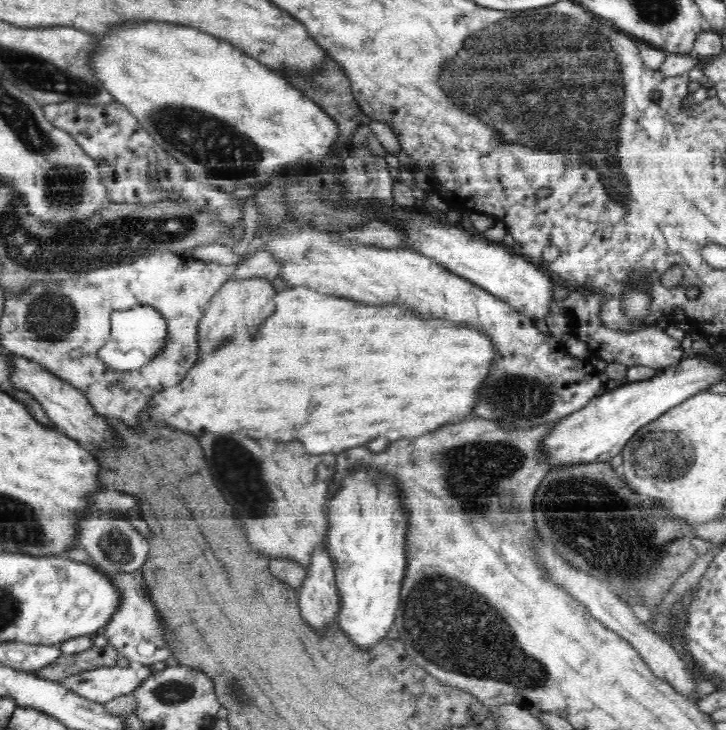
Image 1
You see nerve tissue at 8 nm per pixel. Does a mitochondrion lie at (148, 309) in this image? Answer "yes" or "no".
no

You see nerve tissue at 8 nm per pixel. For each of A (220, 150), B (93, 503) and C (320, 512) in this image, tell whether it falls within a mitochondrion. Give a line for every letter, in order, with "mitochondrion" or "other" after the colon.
A: mitochondrion
B: other
C: other

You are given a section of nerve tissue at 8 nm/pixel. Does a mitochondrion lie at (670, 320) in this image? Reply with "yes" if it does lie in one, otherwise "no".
no

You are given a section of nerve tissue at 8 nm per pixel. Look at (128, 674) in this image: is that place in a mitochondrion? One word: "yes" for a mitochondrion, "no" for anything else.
no

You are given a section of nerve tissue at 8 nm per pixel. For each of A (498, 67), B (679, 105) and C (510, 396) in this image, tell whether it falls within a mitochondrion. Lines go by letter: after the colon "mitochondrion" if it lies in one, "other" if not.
A: mitochondrion
B: other
C: mitochondrion

